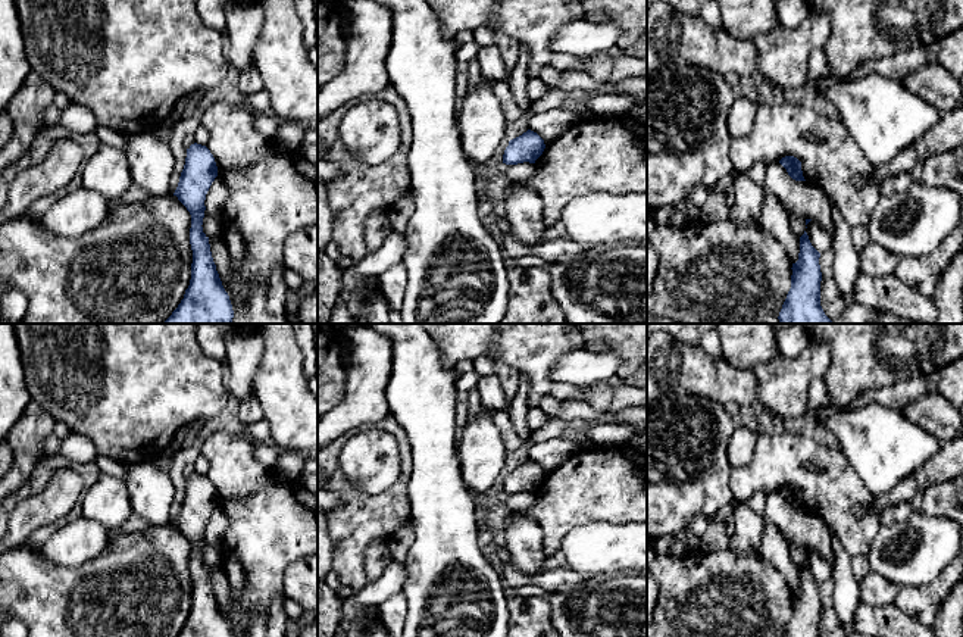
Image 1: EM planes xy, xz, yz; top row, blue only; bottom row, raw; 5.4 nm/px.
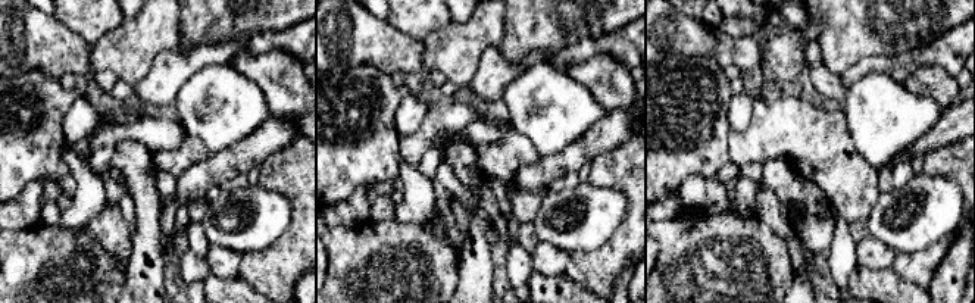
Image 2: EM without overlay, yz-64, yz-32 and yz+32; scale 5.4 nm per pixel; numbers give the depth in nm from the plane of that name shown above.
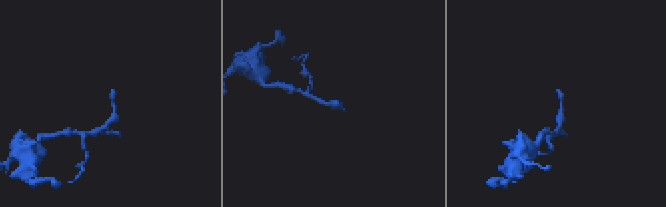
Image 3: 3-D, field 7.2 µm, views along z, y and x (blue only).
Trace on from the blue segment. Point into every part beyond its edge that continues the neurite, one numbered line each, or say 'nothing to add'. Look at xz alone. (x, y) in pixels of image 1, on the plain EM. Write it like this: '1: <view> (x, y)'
nothing to add

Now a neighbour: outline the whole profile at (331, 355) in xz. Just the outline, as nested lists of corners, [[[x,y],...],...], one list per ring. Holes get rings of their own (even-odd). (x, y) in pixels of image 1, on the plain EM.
[[[318,328],[318,419],[346,397],[346,349],[338,331]]]

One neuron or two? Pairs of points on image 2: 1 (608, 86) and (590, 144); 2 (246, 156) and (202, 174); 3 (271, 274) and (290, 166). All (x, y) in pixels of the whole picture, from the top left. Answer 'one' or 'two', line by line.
1: two
2: one
3: one

